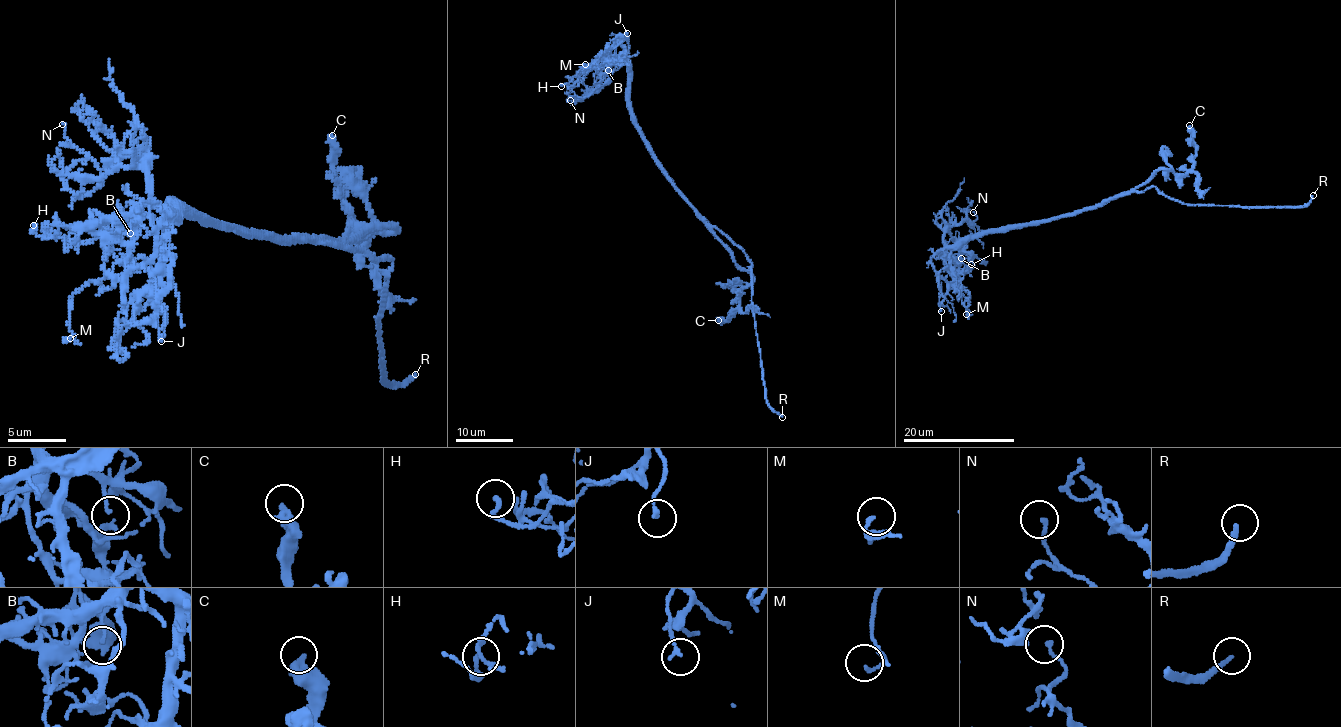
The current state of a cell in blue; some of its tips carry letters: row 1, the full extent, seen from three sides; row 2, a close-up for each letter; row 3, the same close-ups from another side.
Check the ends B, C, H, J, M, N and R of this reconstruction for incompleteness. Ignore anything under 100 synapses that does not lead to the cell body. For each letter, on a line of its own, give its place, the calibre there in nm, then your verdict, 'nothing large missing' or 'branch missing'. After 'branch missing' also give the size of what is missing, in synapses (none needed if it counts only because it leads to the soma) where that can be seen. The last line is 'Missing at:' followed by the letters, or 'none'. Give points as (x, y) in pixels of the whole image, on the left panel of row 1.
B: (130, 233) | 110 nm | nothing large missing
C: (332, 135) | 400 nm | nothing large missing
H: (33, 225) | 200 nm | nothing large missing
J: (161, 341) | 110 nm | nothing large missing
M: (70, 338) | 140 nm | nothing large missing
N: (62, 124) | 110 nm | nothing large missing
R: (415, 374) | 190 nm | branch missing
Missing at: R

